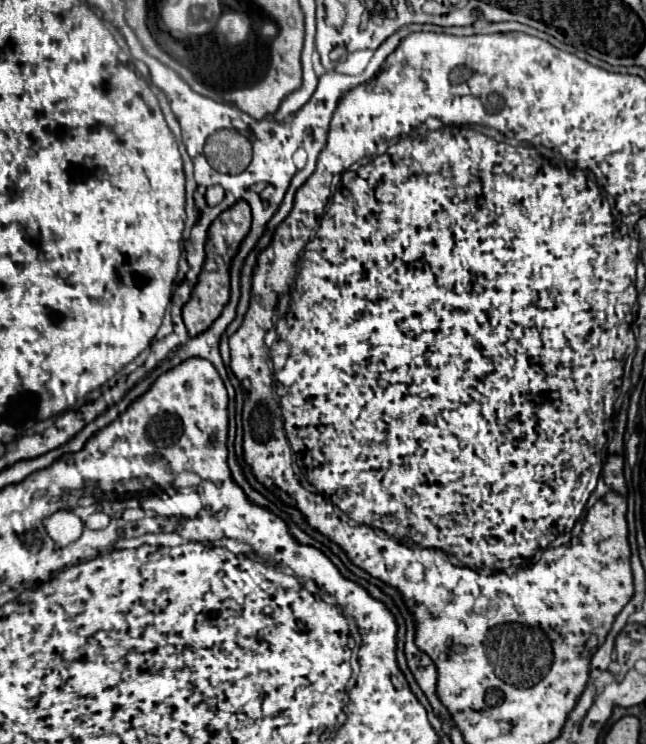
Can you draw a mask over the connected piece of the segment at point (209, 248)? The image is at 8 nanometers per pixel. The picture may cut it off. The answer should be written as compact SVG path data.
M238 200L234 206L230 206L228 210L224 210L210 224L210 228L208 228L208 240L206 240L204 266L202 266L202 272L198 276L198 284L192 290L190 300L182 308L184 324L186 324L186 328L188 328L188 332L192 336L196 336L198 332L204 332L222 314L222 308L226 306L226 302L230 298L230 276L228 276L230 260L238 252L238 244L244 240L246 232L250 232L250 222L252 222L252 216L250 216L248 202L246 200Z

